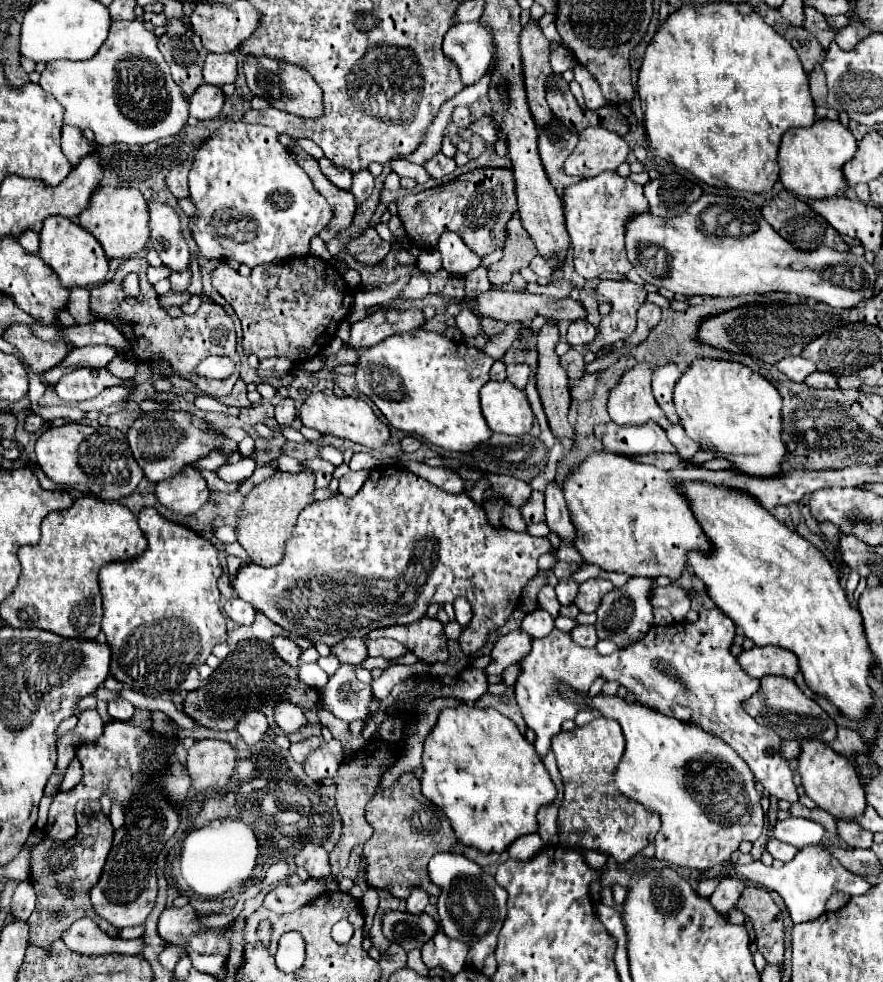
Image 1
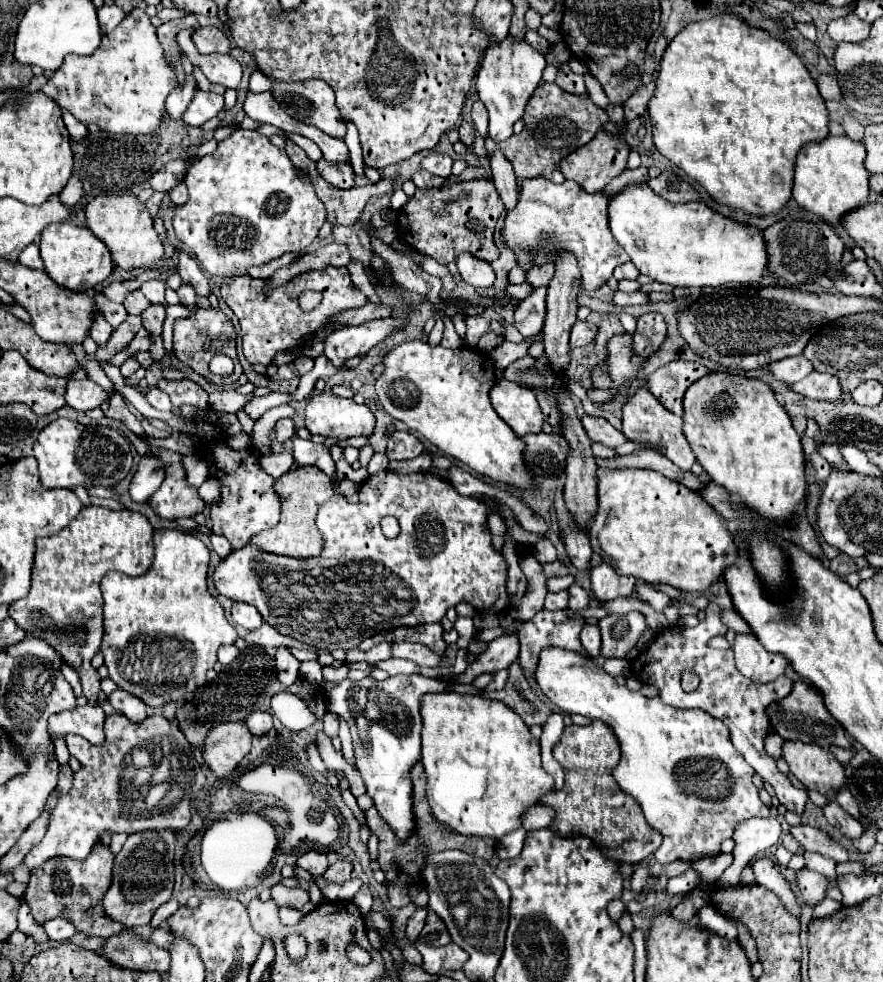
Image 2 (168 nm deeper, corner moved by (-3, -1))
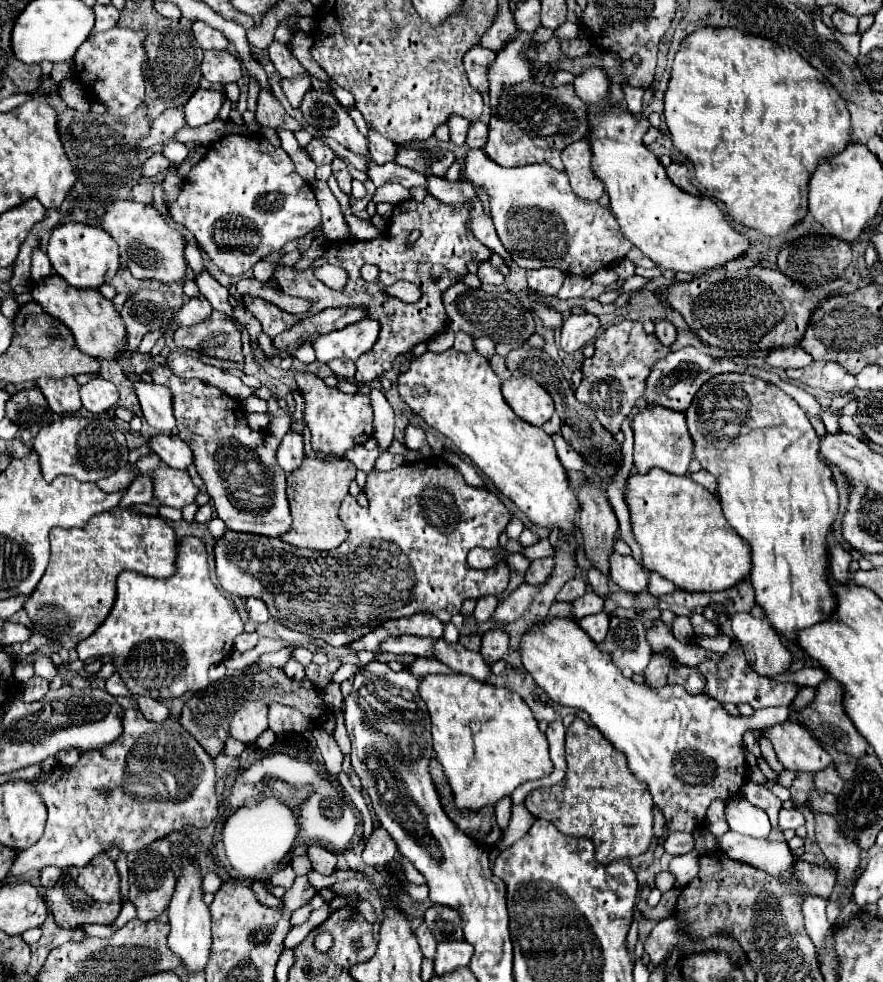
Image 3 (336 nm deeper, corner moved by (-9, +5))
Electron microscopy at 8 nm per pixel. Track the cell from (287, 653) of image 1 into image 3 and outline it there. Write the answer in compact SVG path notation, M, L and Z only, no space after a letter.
M289 659L287 665L283 667L283 671L291 677L291 679L297 679L297 681L303 681L305 679L305 667L301 663L297 663L295 659Z

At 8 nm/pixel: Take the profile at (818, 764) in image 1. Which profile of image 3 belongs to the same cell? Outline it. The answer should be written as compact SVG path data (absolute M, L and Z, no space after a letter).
M791 719L767 727L761 733L771 741L779 763L787 771L815 773L833 763L831 755L811 737L811 733Z

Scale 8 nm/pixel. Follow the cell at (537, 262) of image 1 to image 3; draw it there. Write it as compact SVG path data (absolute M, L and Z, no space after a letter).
M543 267L543 269L533 269L527 271L527 283L533 291L541 293L541 295L555 295L561 285L563 285L563 271L555 271L551 267Z

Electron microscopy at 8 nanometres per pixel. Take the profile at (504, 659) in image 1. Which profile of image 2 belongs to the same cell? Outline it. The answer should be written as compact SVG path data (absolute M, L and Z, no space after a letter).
M503 635L489 643L487 651L481 653L461 675L451 675L445 679L457 679L461 683L471 683L481 673L495 673L501 669L509 669L519 657L519 637L517 635Z

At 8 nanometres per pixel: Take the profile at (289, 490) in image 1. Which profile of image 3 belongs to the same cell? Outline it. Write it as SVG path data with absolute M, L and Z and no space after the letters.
M305 457L301 467L289 473L287 481L287 499L291 505L293 527L281 535L281 539L295 547L329 551L339 547L347 539L347 529L339 519L339 505L349 495L349 483L355 479L357 469L347 459L335 461L321 461Z

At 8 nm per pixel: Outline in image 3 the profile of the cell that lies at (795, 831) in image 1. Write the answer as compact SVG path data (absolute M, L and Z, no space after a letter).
M745 797L729 799L725 803L725 821L731 831L749 837L767 837L771 833L769 817L763 809L751 805Z

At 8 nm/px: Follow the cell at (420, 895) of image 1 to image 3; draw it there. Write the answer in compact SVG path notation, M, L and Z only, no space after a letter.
M421 923L421 925L417 927L415 935L417 935L417 939L419 939L419 945L421 945L423 957L433 961L433 959L435 959L435 951L437 951L437 941L435 941L435 937L431 935L431 931L427 929L427 925Z

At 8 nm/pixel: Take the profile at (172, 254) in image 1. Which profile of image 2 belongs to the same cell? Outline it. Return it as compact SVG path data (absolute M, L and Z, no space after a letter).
M177 249L177 257L179 257L177 273L181 275L181 279L183 279L185 283L193 285L199 297L207 297L207 295L211 293L211 287L209 287L207 277L203 275L199 263L197 263L187 251L181 251L181 249Z

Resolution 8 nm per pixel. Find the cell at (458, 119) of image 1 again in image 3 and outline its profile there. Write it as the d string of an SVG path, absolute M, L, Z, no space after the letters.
M473 121L469 127L465 145L473 149L473 147L485 147L485 143L487 143L487 125L481 121Z

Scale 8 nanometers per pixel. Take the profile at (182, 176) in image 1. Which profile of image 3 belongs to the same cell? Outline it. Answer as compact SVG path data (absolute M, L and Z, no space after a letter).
M153 153L145 163L143 163L143 175L145 177L159 177L169 171L169 161L161 153Z

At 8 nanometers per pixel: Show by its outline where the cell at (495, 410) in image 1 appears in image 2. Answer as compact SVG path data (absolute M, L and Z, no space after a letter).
M499 379L491 391L491 405L495 413L519 435L539 433L543 425L543 413L537 405L533 391L523 385L511 383L507 379Z

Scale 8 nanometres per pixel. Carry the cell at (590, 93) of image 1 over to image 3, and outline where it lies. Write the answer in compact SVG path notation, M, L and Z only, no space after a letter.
M623 85L623 91L625 91L625 107L627 107L627 111L631 111L633 115L639 115L645 87L631 87L631 85L627 87L627 85Z

